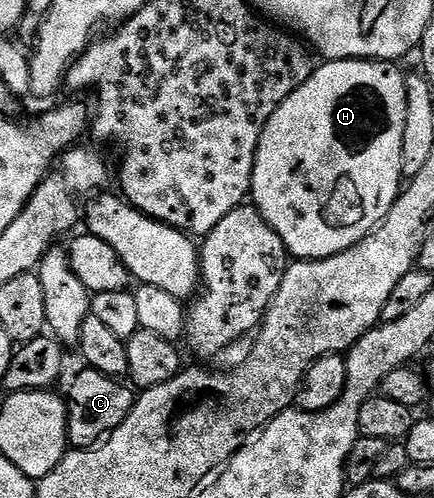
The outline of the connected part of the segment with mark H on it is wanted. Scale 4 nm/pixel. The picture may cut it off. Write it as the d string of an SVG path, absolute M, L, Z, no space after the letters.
M348 60L346 62L322 63L324 66L312 69L309 80L297 88L273 112L269 124L265 124L265 132L261 136L261 144L257 148L253 180L251 181L250 201L265 216L265 220L281 236L288 255L295 260L310 260L313 258L328 258L334 254L345 252L345 248L353 248L366 234L370 234L383 218L393 208L401 189L403 177L403 157L401 156L401 140L405 136L405 116L407 115L407 78L398 70L395 62L380 62L378 60Z

